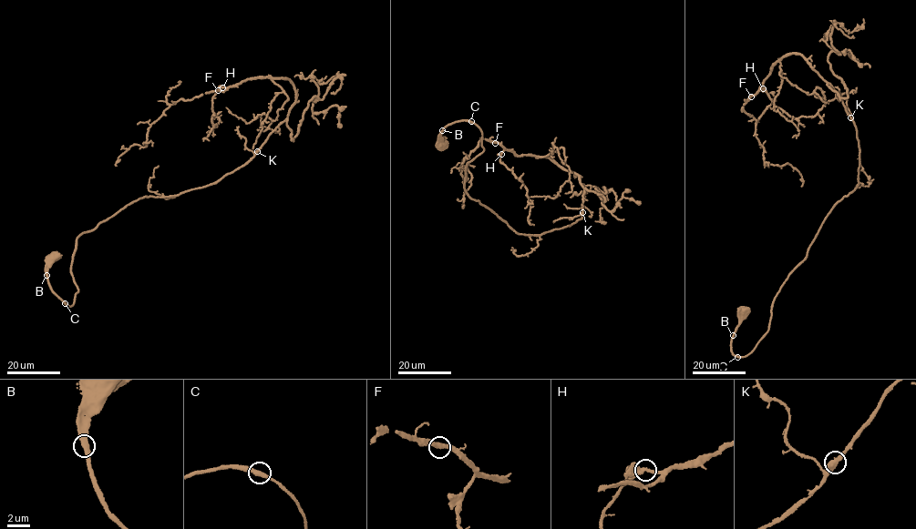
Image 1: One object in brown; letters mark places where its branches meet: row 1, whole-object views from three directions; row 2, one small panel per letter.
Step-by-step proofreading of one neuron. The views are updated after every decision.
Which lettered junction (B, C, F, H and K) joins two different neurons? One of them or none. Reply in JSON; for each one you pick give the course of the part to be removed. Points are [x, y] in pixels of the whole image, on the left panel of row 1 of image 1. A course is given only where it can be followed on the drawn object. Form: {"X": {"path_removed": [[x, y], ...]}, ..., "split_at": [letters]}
{"split_at": []}

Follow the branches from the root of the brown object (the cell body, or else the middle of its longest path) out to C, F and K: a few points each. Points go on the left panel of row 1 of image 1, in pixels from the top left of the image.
C: (54, 255), (47, 269), (47, 281), (50, 289), (65, 303)
F: (54, 255), (49, 288), (71, 307), (79, 236), (139, 198), (235, 170), (296, 96), (258, 76), (218, 90)
K: (54, 255), (49, 288), (71, 307), (79, 236), (139, 198), (217, 182), (256, 151)

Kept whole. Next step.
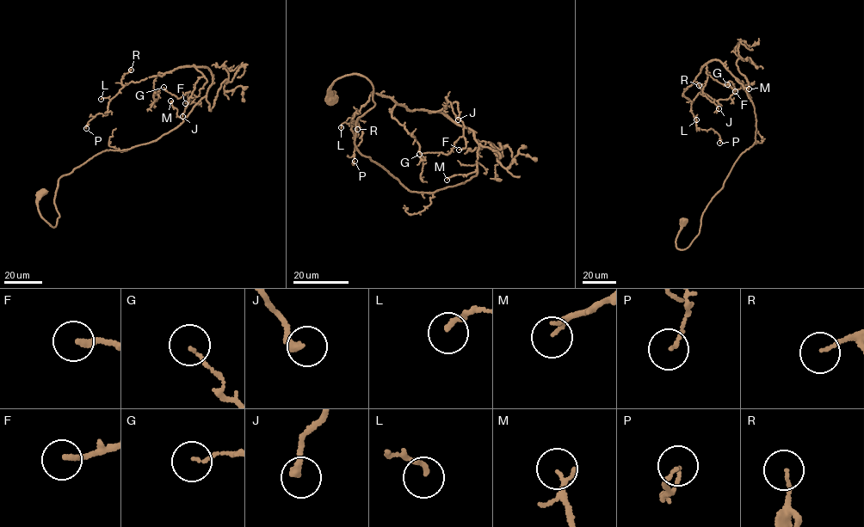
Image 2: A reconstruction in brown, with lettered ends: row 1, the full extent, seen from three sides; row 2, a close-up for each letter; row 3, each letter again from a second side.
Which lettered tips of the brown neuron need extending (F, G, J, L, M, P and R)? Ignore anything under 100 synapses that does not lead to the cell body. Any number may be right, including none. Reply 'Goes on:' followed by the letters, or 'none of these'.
Goes on: none of these

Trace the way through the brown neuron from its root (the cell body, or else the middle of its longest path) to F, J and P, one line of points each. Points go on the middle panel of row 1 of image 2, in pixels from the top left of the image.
F: (330, 95), (369, 80), (354, 143), (408, 190), (477, 174), (472, 131), (434, 112), (454, 101), (459, 150)
J: (330, 95), (369, 80), (354, 143), (411, 191), (477, 174), (472, 131), (434, 112), (447, 97), (458, 119)
P: (330, 95), (369, 80), (354, 143), (408, 190), (471, 180), (478, 148), (441, 112), (373, 92), (354, 161)

